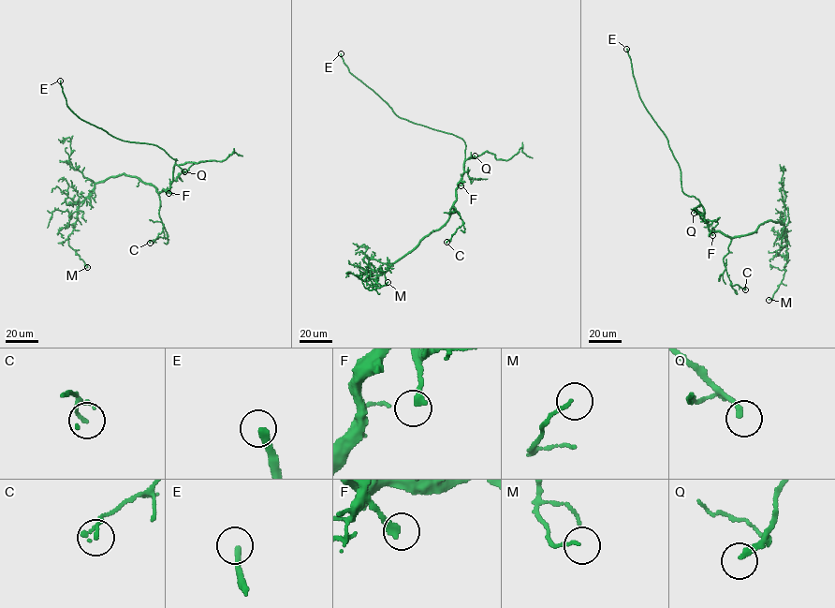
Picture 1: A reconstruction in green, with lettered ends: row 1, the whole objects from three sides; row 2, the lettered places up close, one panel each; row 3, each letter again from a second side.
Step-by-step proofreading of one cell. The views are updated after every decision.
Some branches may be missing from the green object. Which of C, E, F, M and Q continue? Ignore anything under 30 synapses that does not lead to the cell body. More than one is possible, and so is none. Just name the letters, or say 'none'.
E, F

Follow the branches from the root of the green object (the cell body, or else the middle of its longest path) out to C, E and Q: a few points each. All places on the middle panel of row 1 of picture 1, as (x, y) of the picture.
C: (461, 177), (452, 206), (463, 223), (446, 242)
E: (461, 177), (465, 146), (461, 138), (397, 116), (385, 101), (350, 73), (341, 53)
Q: (461, 177), (463, 162), (475, 155)

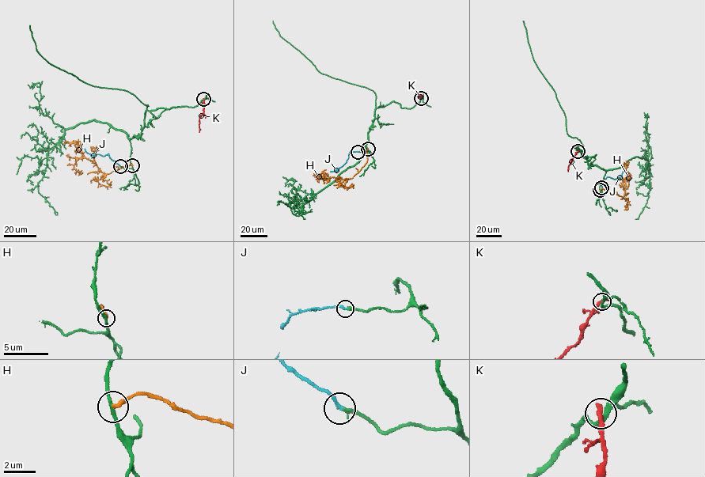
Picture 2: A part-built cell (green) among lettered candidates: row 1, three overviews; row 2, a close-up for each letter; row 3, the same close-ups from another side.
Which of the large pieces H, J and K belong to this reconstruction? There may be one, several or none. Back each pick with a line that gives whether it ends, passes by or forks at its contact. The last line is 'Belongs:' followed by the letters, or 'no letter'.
J: it ends
Belongs: J

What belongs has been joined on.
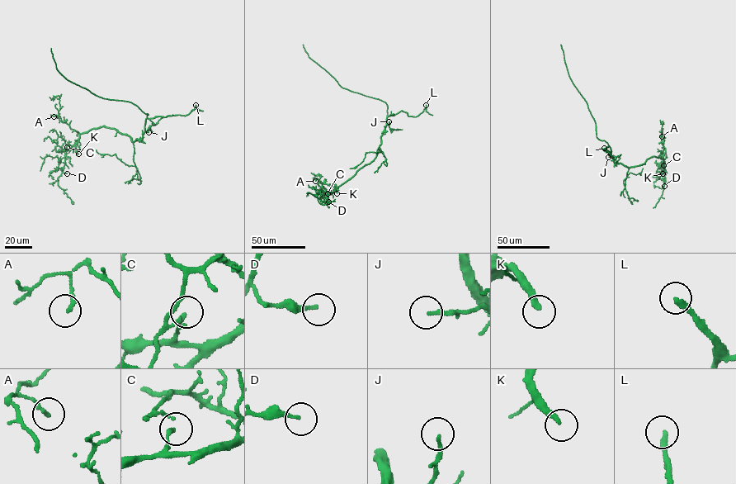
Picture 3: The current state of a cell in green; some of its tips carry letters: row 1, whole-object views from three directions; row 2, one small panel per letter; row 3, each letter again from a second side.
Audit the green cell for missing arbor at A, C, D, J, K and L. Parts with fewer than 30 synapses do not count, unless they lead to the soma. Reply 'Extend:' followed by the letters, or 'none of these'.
Extend: K, L

